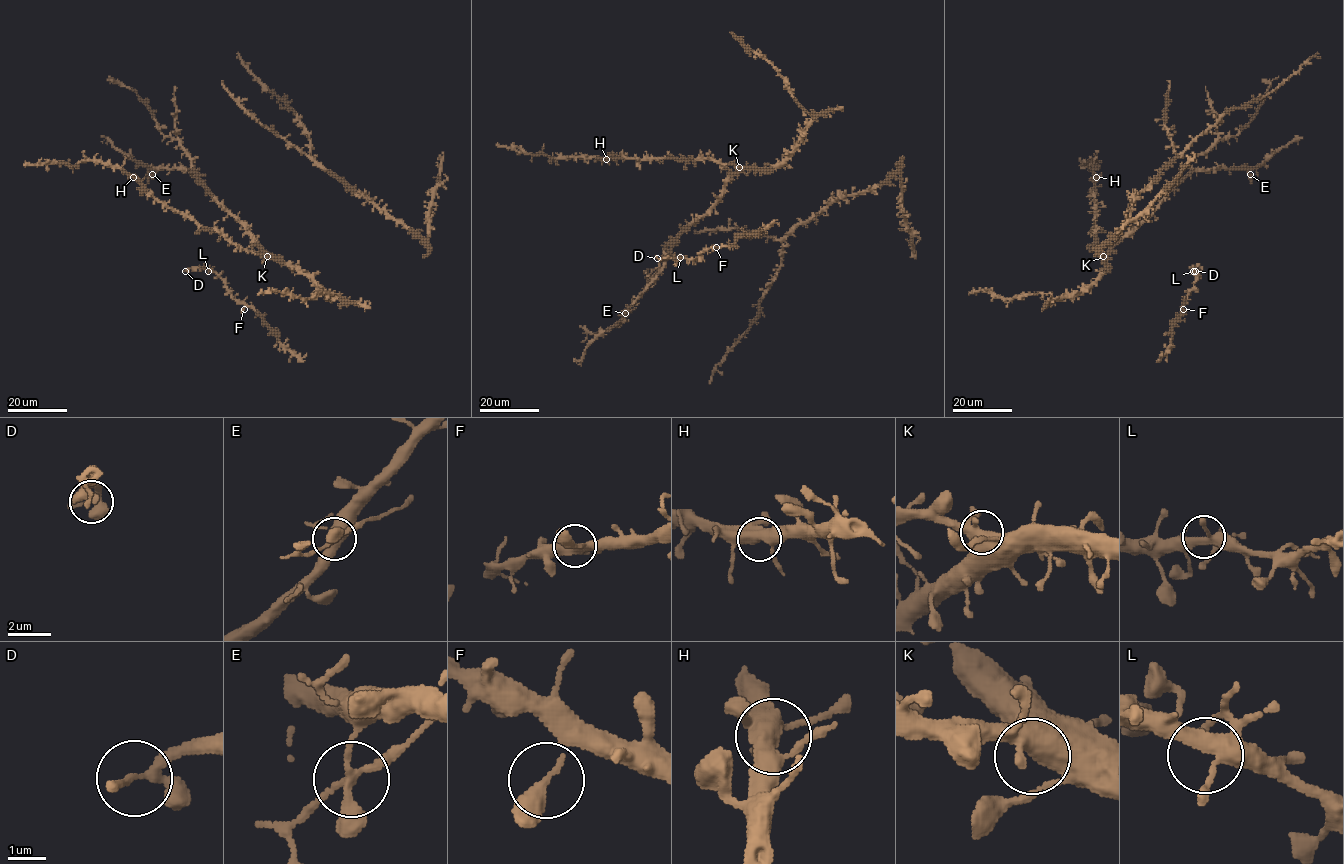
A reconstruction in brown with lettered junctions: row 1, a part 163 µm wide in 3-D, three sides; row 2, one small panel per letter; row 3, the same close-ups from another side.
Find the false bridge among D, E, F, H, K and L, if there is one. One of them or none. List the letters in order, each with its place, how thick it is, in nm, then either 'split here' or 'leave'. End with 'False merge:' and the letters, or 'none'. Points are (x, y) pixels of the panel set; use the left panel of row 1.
D: (185, 271) | 200 nm | leave
E: (152, 174) | 200 nm | split here
F: (244, 309) | 260 nm | leave
H: (133, 177) | 460 nm | leave
K: (267, 256) | 500 nm | leave
L: (208, 271) | 360 nm | leave
False merge: E

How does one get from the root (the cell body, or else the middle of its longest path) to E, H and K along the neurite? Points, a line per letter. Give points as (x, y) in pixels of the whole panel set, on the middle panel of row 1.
E: (647, 275), (650, 281), (658, 270), (664, 250), (670, 245), (671, 252), (662, 270), (625, 313)
H: (647, 275), (650, 281), (664, 250), (720, 196), (730, 172), (706, 158), (606, 159)
K: (647, 275), (650, 281), (658, 270), (664, 250), (707, 212), (720, 196), (724, 182), (739, 167)

